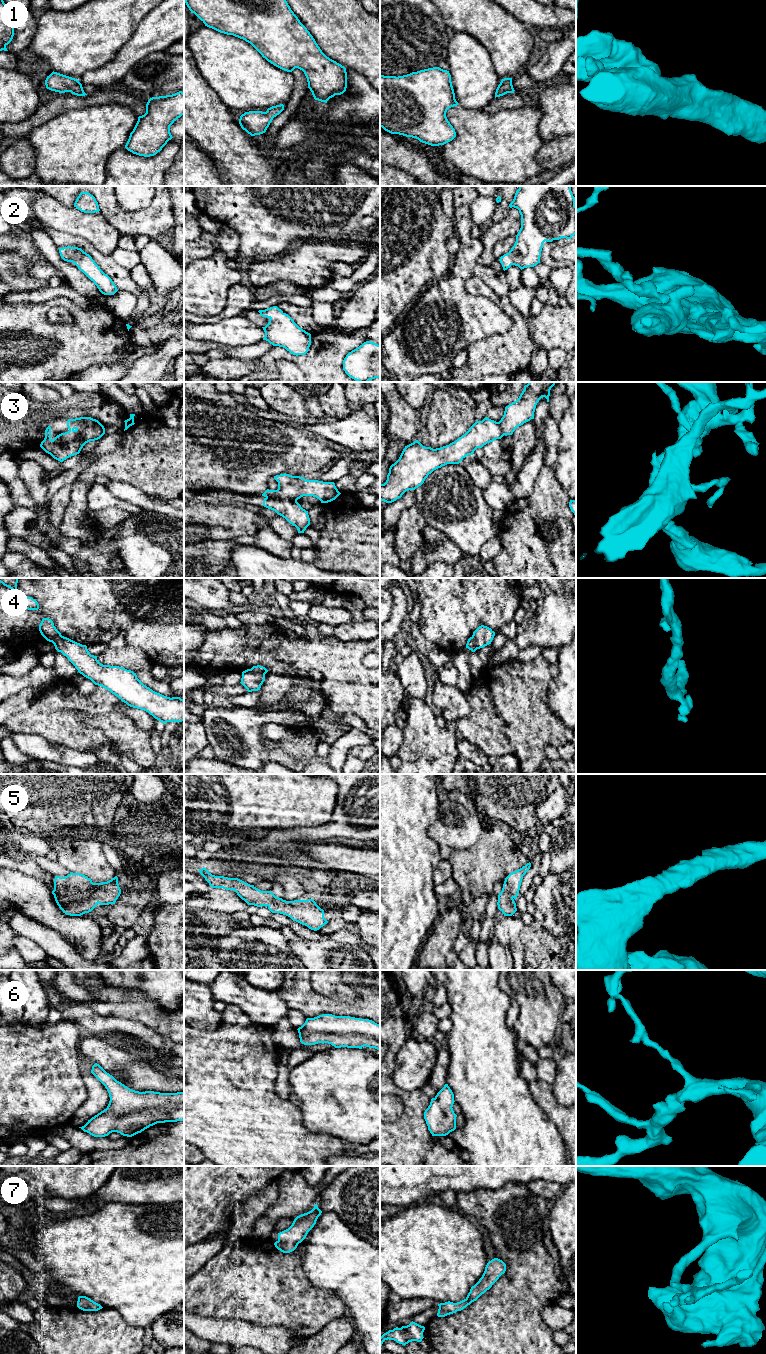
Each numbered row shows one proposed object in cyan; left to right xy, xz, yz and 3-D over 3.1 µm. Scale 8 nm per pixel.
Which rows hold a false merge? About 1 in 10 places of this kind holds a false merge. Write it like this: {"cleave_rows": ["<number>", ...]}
{"cleave_rows": []}

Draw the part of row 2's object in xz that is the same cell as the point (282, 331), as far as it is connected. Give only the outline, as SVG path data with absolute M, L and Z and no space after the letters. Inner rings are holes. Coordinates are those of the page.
M277 306L258 312L269 319L268 324L262 327L265 332L263 340L273 346L283 347L296 356L309 351L311 334L300 328L288 314Z

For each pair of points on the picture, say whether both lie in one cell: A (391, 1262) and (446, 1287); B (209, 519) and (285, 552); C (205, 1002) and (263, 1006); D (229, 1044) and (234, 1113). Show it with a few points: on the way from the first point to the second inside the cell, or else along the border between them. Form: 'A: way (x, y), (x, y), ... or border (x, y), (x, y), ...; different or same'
A: way (405, 1263), (422, 1263), (432, 1273); same
B: border (259, 528), (253, 535), (241, 535), (224, 541); different
C: border (207, 985), (213, 1000); different
D: way (229, 1061), (229, 1096); same

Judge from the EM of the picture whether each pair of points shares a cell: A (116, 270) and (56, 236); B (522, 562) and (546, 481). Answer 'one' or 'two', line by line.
A: one
B: one

